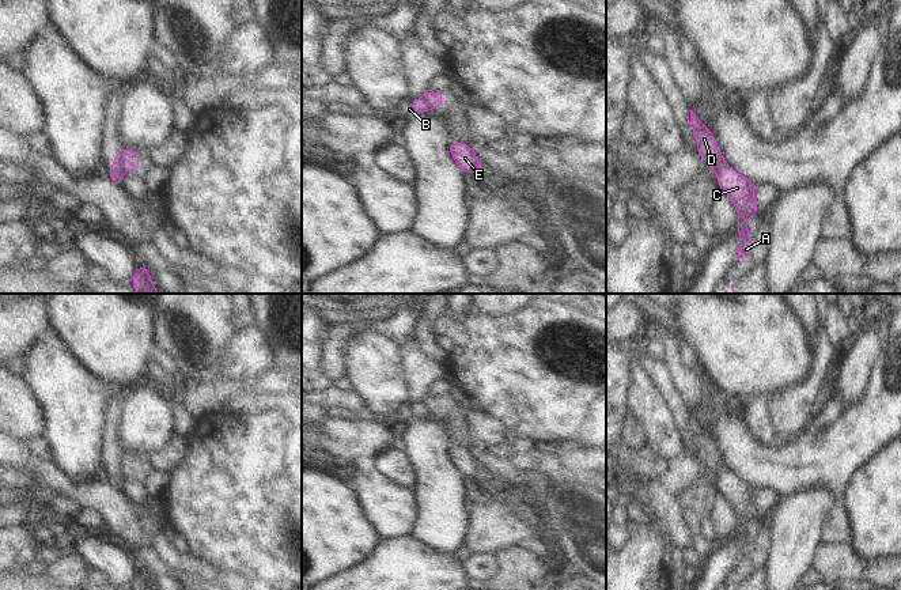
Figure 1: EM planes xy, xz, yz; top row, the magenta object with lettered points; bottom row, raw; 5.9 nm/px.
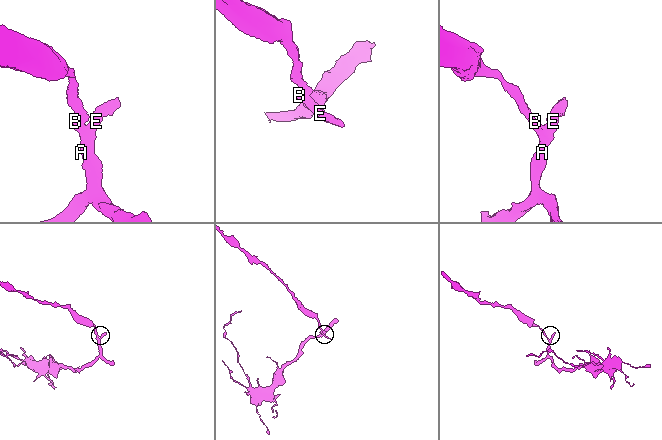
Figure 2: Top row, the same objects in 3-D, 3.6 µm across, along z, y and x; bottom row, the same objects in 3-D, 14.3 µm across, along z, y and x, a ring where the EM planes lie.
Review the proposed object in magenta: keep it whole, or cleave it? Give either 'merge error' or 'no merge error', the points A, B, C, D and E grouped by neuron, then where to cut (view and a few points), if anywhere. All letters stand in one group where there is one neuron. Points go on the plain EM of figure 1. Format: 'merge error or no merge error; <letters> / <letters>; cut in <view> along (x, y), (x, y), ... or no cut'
merge error; A B C E / D; cut in xy along (117, 462), (124, 475)

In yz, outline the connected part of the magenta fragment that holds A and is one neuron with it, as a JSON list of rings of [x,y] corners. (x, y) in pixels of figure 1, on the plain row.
[[[724,464],[718,470],[715,480],[718,483],[718,491],[730,500],[739,522],[735,533],[741,542],[741,551],[735,564],[738,566],[742,559],[750,557],[753,548],[747,534],[747,523],[753,519],[760,519],[760,513],[753,500],[756,487],[738,479]]]

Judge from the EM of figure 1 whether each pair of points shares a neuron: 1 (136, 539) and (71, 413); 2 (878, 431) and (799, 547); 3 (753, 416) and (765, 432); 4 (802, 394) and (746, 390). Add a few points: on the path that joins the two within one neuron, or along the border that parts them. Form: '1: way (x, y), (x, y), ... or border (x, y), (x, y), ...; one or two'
1: border (64, 472), (78, 483), (95, 479); two
2: border (802, 491), (826, 490), (841, 499); two
3: way (757, 420), (761, 428); one
4: border (803, 384), (778, 389), (769, 396); two

